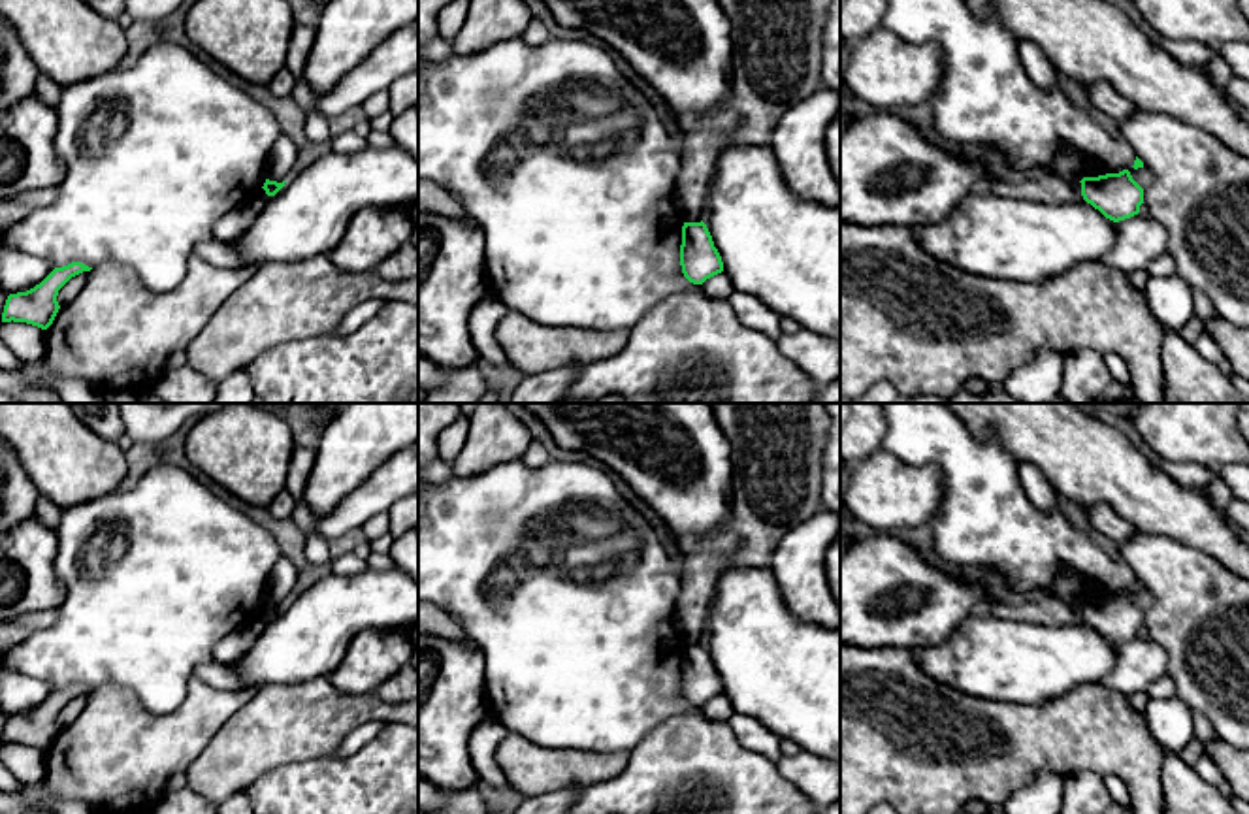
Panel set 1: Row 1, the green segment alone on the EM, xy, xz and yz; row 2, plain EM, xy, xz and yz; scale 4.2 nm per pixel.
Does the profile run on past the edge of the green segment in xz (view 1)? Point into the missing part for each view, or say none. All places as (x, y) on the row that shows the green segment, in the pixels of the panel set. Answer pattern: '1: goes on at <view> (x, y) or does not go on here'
1: does not go on here

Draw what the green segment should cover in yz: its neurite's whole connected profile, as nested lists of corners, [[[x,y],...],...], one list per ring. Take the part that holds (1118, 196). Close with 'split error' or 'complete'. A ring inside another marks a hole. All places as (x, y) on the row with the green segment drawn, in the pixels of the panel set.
[[[1128,170],[1098,177],[1083,177],[1081,196],[1106,219],[1119,222],[1140,213],[1144,188],[1132,179]]]; complete

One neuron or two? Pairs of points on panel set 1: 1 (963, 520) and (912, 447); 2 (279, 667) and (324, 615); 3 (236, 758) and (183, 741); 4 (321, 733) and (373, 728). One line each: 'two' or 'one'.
1: one
2: one
3: two
4: two

